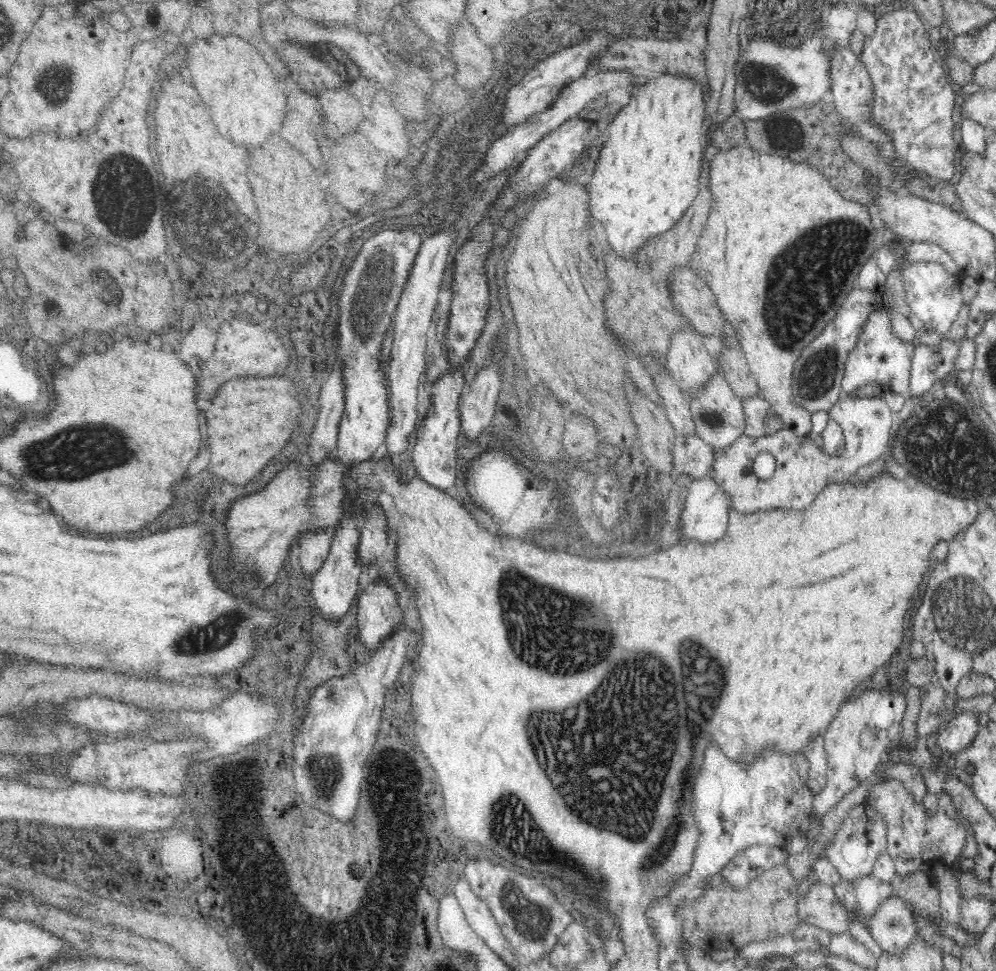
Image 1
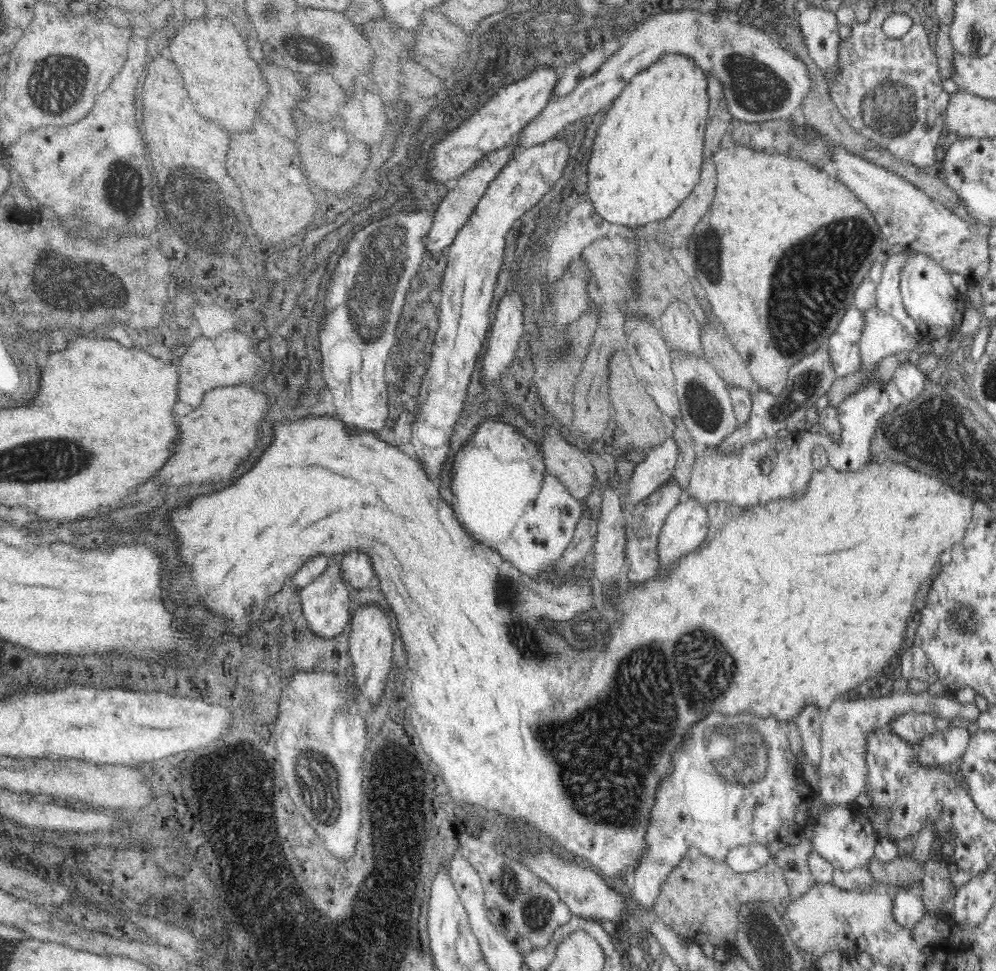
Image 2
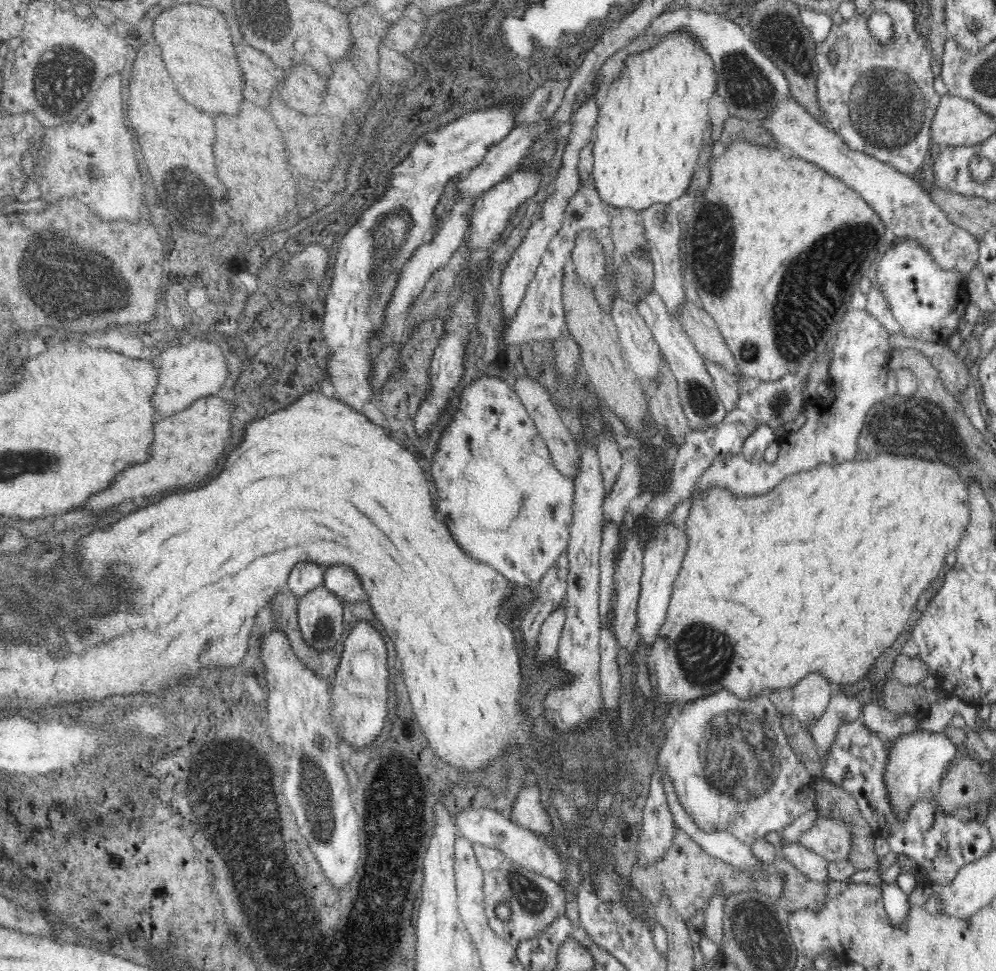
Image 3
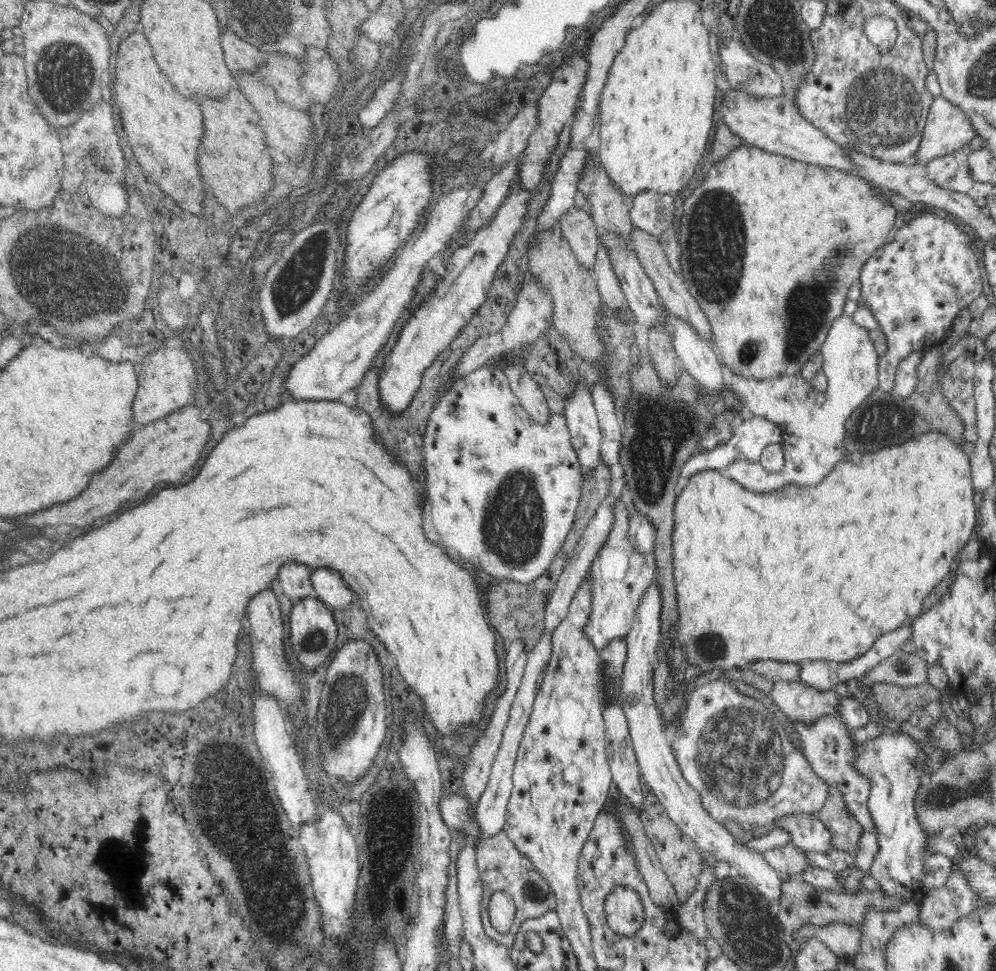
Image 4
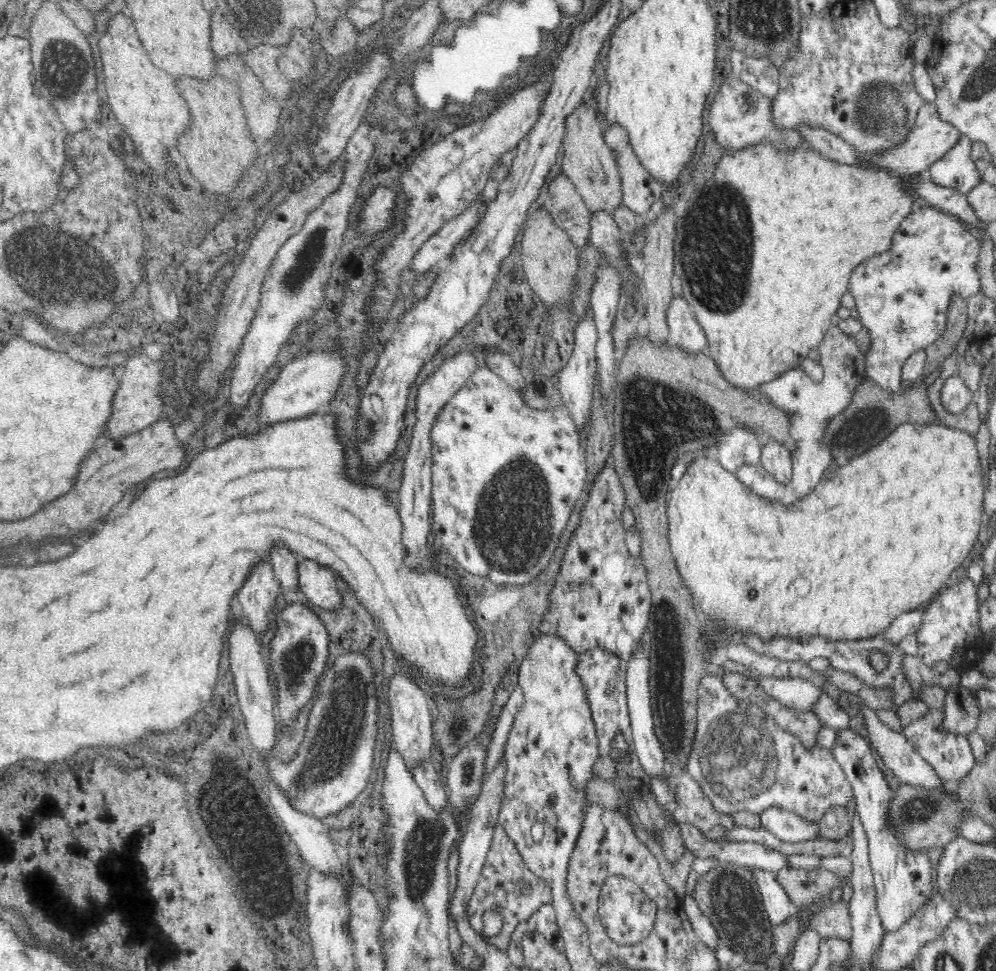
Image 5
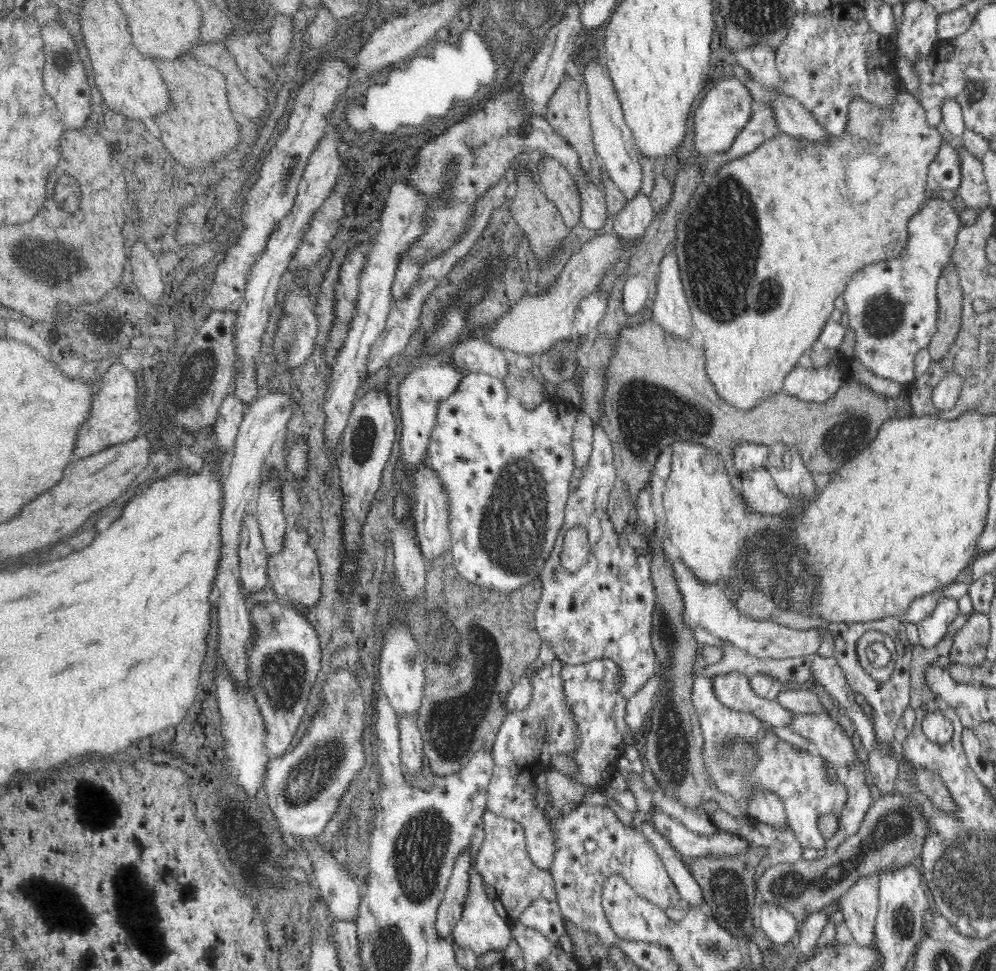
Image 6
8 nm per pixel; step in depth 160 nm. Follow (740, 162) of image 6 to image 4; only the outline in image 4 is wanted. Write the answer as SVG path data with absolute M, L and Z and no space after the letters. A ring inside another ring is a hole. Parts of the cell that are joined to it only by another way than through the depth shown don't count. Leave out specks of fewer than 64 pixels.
M938 95L930 104L926 127L922 130L922 144L914 158L925 165L933 158L952 154L976 136L973 123L961 108ZM739 144L736 147L736 150L734 150L734 152L730 152L730 154L728 154L724 160L720 160L720 162L716 162L716 164L708 165L705 167L705 169L703 169L702 184L698 186L698 192L702 194L702 196L700 196L700 200L698 200L698 194L694 194L696 198L692 198L692 200L684 202L684 216L682 216L682 224L680 226L682 230L680 230L680 235L678 237L680 246L679 252L681 252L680 260L683 270L683 281L690 291L690 294L692 294L692 296L694 296L696 300L701 303L702 309L704 309L704 313L706 313L706 317L708 317L708 322L712 327L712 335L714 335L712 344L714 346L715 352L718 354L722 363L726 364L728 368L730 368L732 373L746 378L766 379L768 377L774 376L796 375L802 366L806 364L806 361L808 361L812 355L818 352L820 345L824 344L832 323L839 316L842 316L844 305L846 304L846 299L848 296L848 290L850 290L850 286L854 284L854 281L858 280L861 276L862 266L866 264L866 260L870 258L870 254L872 254L875 250L878 250L878 248L880 248L882 245L885 245L889 241L888 233L890 230L892 230L892 226L894 226L895 217L897 215L896 213L898 211L893 207L892 204L889 204L889 202L885 200L885 197L882 195L882 193L875 192L875 187L872 185L872 183L858 175L856 172L848 173L842 172L841 170L836 170L835 168L808 164L807 162L791 159L790 157L785 157L784 155L768 152L764 149L760 149L759 147L755 147L754 145L746 146L744 144Z

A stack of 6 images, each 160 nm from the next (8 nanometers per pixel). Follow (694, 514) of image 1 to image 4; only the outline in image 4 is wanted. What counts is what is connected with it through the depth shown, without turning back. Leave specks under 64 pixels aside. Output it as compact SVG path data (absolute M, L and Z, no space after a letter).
M655 568L656 578L652 580L646 592L642 595L638 603L633 625L626 636L627 657L621 674L621 689L619 698L624 709L632 746L637 757L639 772L644 778L644 782L652 788L657 797L657 801L664 807L668 816L676 823L685 835L688 835L703 852L709 852L711 856L720 862L729 864L738 870L746 880L764 897L768 902L778 900L782 894L782 875L776 872L764 859L764 855L756 852L738 842L723 823L719 823L715 818L706 814L706 809L702 806L698 791L686 782L678 763L671 749L671 745L666 740L666 735L662 732L662 720L658 718L658 708L654 701L654 660L656 660L656 650L660 644L662 627L660 627L660 612L662 612L662 590L658 585L657 568Z

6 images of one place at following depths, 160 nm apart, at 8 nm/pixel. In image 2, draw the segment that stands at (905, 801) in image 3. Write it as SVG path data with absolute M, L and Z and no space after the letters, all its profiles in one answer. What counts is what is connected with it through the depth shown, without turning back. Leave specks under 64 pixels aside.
M949 726L943 731L936 731L934 734L930 734L930 736L924 736L920 743L916 745L916 756L914 757L925 768L928 768L928 765L934 765L941 769L954 769L961 756L965 753L969 738L970 734L965 727Z

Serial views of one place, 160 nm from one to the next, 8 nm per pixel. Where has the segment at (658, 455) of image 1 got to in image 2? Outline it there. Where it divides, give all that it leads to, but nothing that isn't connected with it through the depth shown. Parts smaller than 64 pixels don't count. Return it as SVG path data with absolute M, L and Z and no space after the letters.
M626 351L616 352L608 362L608 369L610 369L609 396L616 412L616 419L623 425L625 433L630 434L637 447L650 449L656 445L661 446L666 440L665 427L661 422L662 412L654 400L649 399L646 390L638 382L635 373L632 372L631 360L626 354Z

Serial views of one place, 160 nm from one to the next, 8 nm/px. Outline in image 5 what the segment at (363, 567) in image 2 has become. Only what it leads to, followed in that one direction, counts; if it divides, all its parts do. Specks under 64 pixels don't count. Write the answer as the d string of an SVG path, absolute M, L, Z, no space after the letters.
M300 558L298 586L314 609L335 610L342 606L341 583L336 574L323 564Z

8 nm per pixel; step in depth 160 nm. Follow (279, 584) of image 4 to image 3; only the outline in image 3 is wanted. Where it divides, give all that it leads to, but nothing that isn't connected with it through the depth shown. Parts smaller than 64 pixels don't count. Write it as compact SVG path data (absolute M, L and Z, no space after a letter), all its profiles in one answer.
M300 561L290 570L286 587L299 598L310 590L316 590L324 585L325 566L310 561Z

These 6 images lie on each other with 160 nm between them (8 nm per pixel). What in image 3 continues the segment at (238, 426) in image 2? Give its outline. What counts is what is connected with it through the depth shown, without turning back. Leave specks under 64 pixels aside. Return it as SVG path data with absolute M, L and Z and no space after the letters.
M210 395L198 399L184 410L170 416L162 416L158 422L154 422L154 439L149 451L152 454L150 462L130 466L130 470L118 474L114 486L110 486L110 490L94 494L94 498L86 502L86 508L92 508L92 512L102 512L114 504L120 504L122 500L158 494L170 488L202 482L214 472L218 474L218 464L222 462L226 444L232 436L230 418L234 408L230 402L224 400Z

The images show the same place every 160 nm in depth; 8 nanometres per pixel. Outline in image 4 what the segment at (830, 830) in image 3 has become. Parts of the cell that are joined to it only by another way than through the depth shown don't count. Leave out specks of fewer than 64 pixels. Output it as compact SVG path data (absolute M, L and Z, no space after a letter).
M787 813L774 822L775 827L786 829L791 838L790 844L804 851L828 852L835 846L830 831L816 815Z

